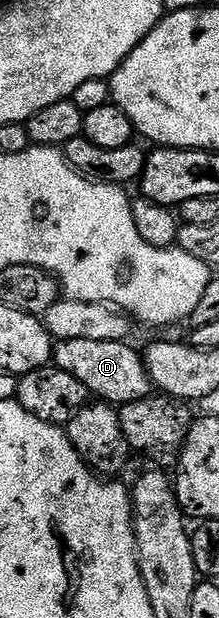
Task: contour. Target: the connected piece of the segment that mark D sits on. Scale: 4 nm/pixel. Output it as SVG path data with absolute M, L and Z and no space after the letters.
M63 339L53 348L52 362L63 369L63 373L71 373L79 385L88 389L90 396L110 405L134 403L150 398L155 388L149 379L149 370L145 367L142 352L129 346L128 342Z

